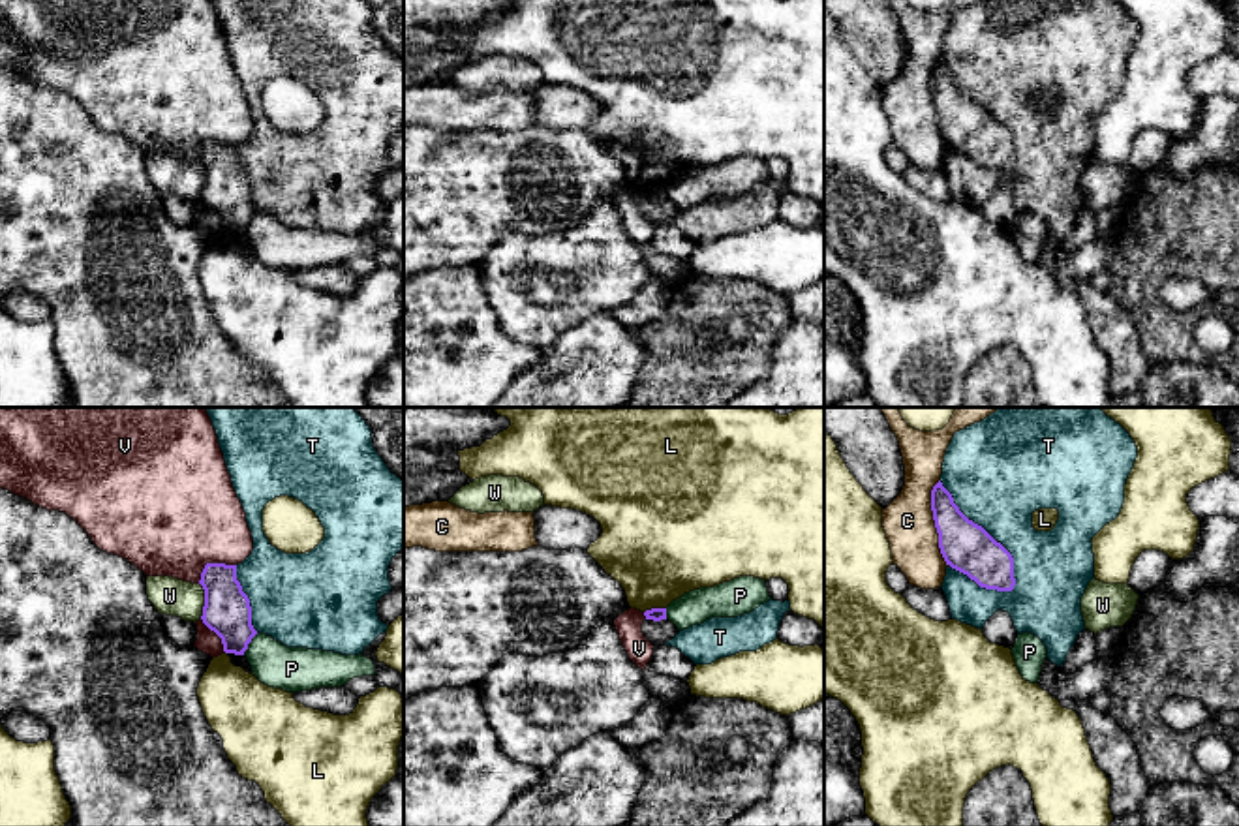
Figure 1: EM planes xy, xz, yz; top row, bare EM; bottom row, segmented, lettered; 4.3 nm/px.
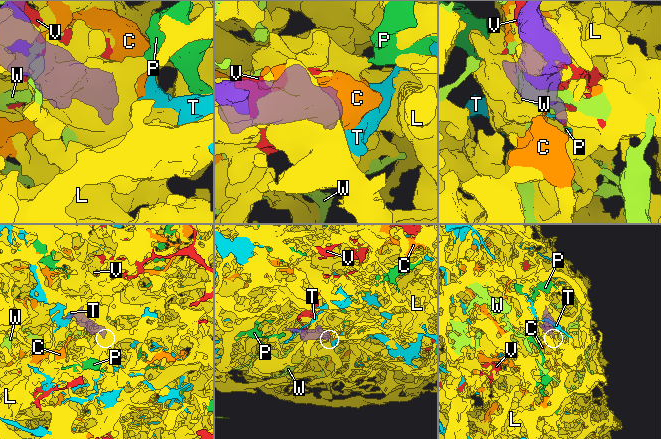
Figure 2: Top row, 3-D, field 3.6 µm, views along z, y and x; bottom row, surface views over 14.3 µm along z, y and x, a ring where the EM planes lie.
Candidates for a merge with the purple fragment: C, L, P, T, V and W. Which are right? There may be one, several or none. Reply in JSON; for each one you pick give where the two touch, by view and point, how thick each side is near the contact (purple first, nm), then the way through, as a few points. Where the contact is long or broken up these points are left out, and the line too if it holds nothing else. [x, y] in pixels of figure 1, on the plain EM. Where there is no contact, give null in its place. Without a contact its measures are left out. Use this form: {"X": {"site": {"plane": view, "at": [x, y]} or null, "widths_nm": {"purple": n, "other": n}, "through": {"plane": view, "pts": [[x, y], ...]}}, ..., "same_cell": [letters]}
{"same_cell": []}

